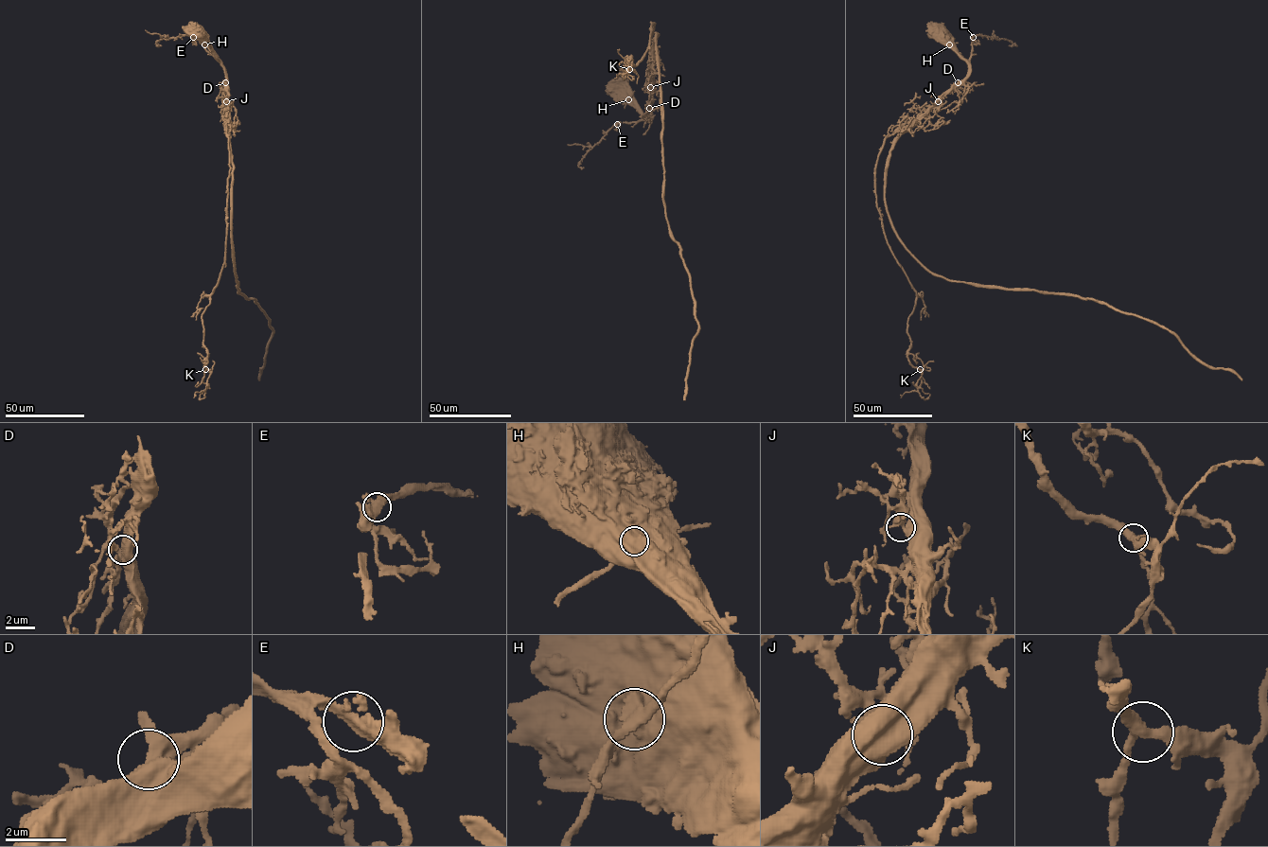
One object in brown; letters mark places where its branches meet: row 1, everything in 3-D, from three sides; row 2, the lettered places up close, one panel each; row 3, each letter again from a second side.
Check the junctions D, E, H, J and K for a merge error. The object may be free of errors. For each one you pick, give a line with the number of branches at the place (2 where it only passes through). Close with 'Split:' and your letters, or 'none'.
H: 3
Split: H

